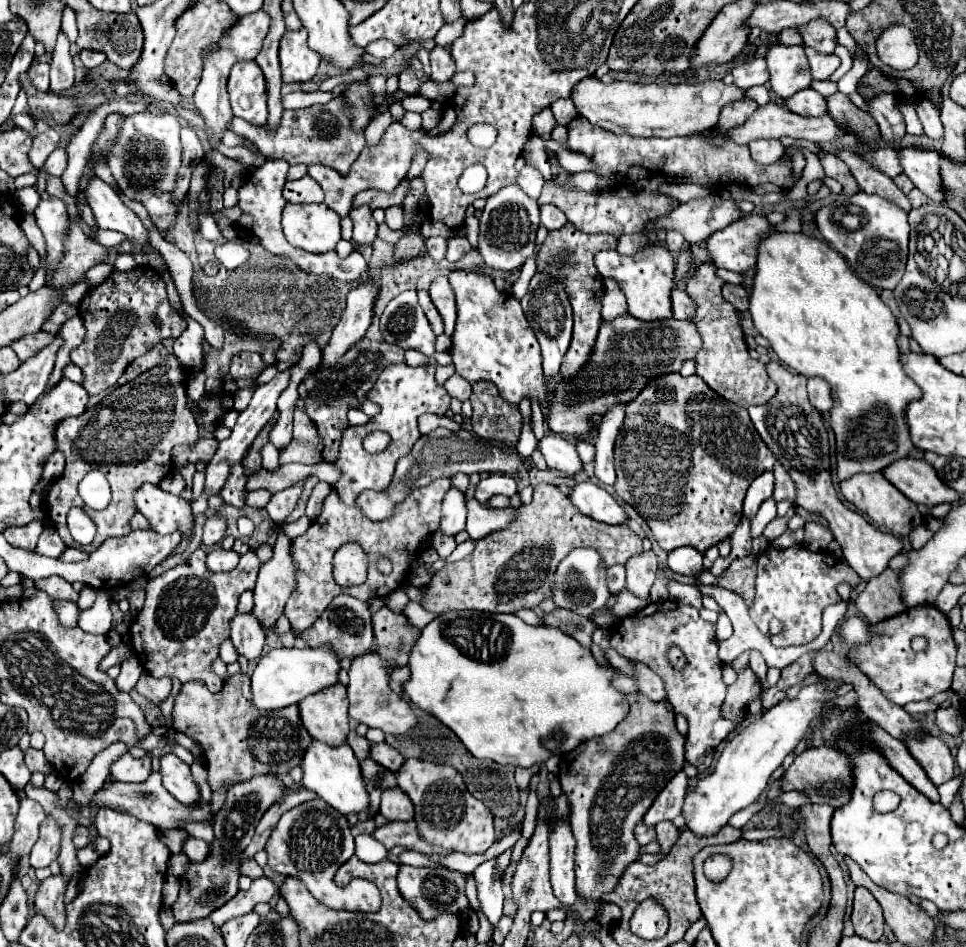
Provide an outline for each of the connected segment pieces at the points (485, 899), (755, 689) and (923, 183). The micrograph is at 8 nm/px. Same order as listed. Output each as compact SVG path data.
M498 857L484 861L482 865L476 867L474 883L478 891L478 901L480 901L480 911L486 915L486 919L496 925L500 915L502 915L502 877L498 873Z
M746 653L736 657L730 663L730 667L736 671L738 679L736 679L736 683L728 685L726 701L722 705L722 717L728 719L728 721L734 721L738 725L748 715L750 699L760 697L764 689L762 689L758 677L748 667L748 655Z
M900 147L898 161L908 179L918 187L926 197L940 203L944 193L940 189L940 171L938 171L938 153L918 147Z

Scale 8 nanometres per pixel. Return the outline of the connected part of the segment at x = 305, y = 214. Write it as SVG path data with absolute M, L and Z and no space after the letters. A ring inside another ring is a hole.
M324 203L286 205L282 227L290 245L316 255L334 251L336 243L342 239L340 215Z

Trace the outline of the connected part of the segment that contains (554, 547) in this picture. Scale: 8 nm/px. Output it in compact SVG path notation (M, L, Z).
M540 483L534 487L532 503L520 507L520 513L510 527L478 539L474 553L462 561L446 563L434 573L428 587L424 587L420 605L430 613L448 609L476 609L490 613L536 609L544 599L552 599L552 581L546 585L546 575L554 575L560 561L576 547L596 549L606 568L625 565L631 557L643 552L642 539L626 525L606 525L588 519L568 503L568 497L558 487Z

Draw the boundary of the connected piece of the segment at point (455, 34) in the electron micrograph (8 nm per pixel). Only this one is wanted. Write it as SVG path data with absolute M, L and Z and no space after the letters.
M460 21L452 23L452 25L444 25L438 33L436 33L436 45L448 45L448 43L454 43L454 39L460 37L460 33L464 31L464 25Z

